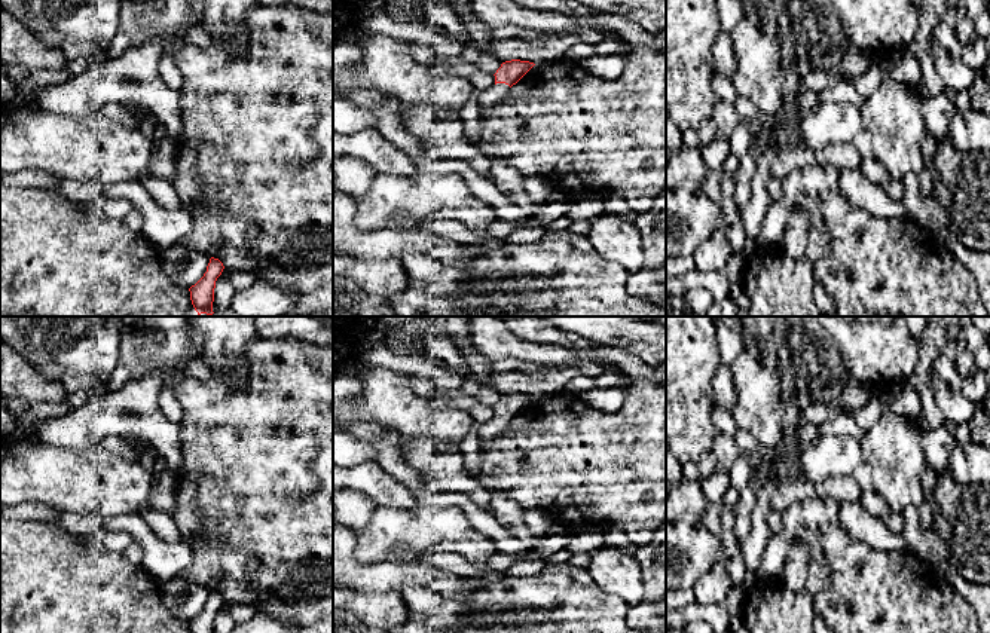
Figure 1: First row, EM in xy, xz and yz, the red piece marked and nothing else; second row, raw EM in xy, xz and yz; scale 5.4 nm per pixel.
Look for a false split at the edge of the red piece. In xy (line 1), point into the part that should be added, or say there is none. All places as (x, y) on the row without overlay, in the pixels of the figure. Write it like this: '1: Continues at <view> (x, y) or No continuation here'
1: No continuation here

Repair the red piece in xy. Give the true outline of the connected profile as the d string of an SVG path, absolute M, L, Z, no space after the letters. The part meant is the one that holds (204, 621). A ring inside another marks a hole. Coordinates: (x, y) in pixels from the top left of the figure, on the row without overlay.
M211 590L204 609L189 621L190 633L214 633L216 614L223 602L223 596Z

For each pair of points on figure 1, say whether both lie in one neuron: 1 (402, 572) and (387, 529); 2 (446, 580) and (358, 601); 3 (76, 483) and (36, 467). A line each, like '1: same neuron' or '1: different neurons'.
1: different neurons
2: different neurons
3: same neuron

